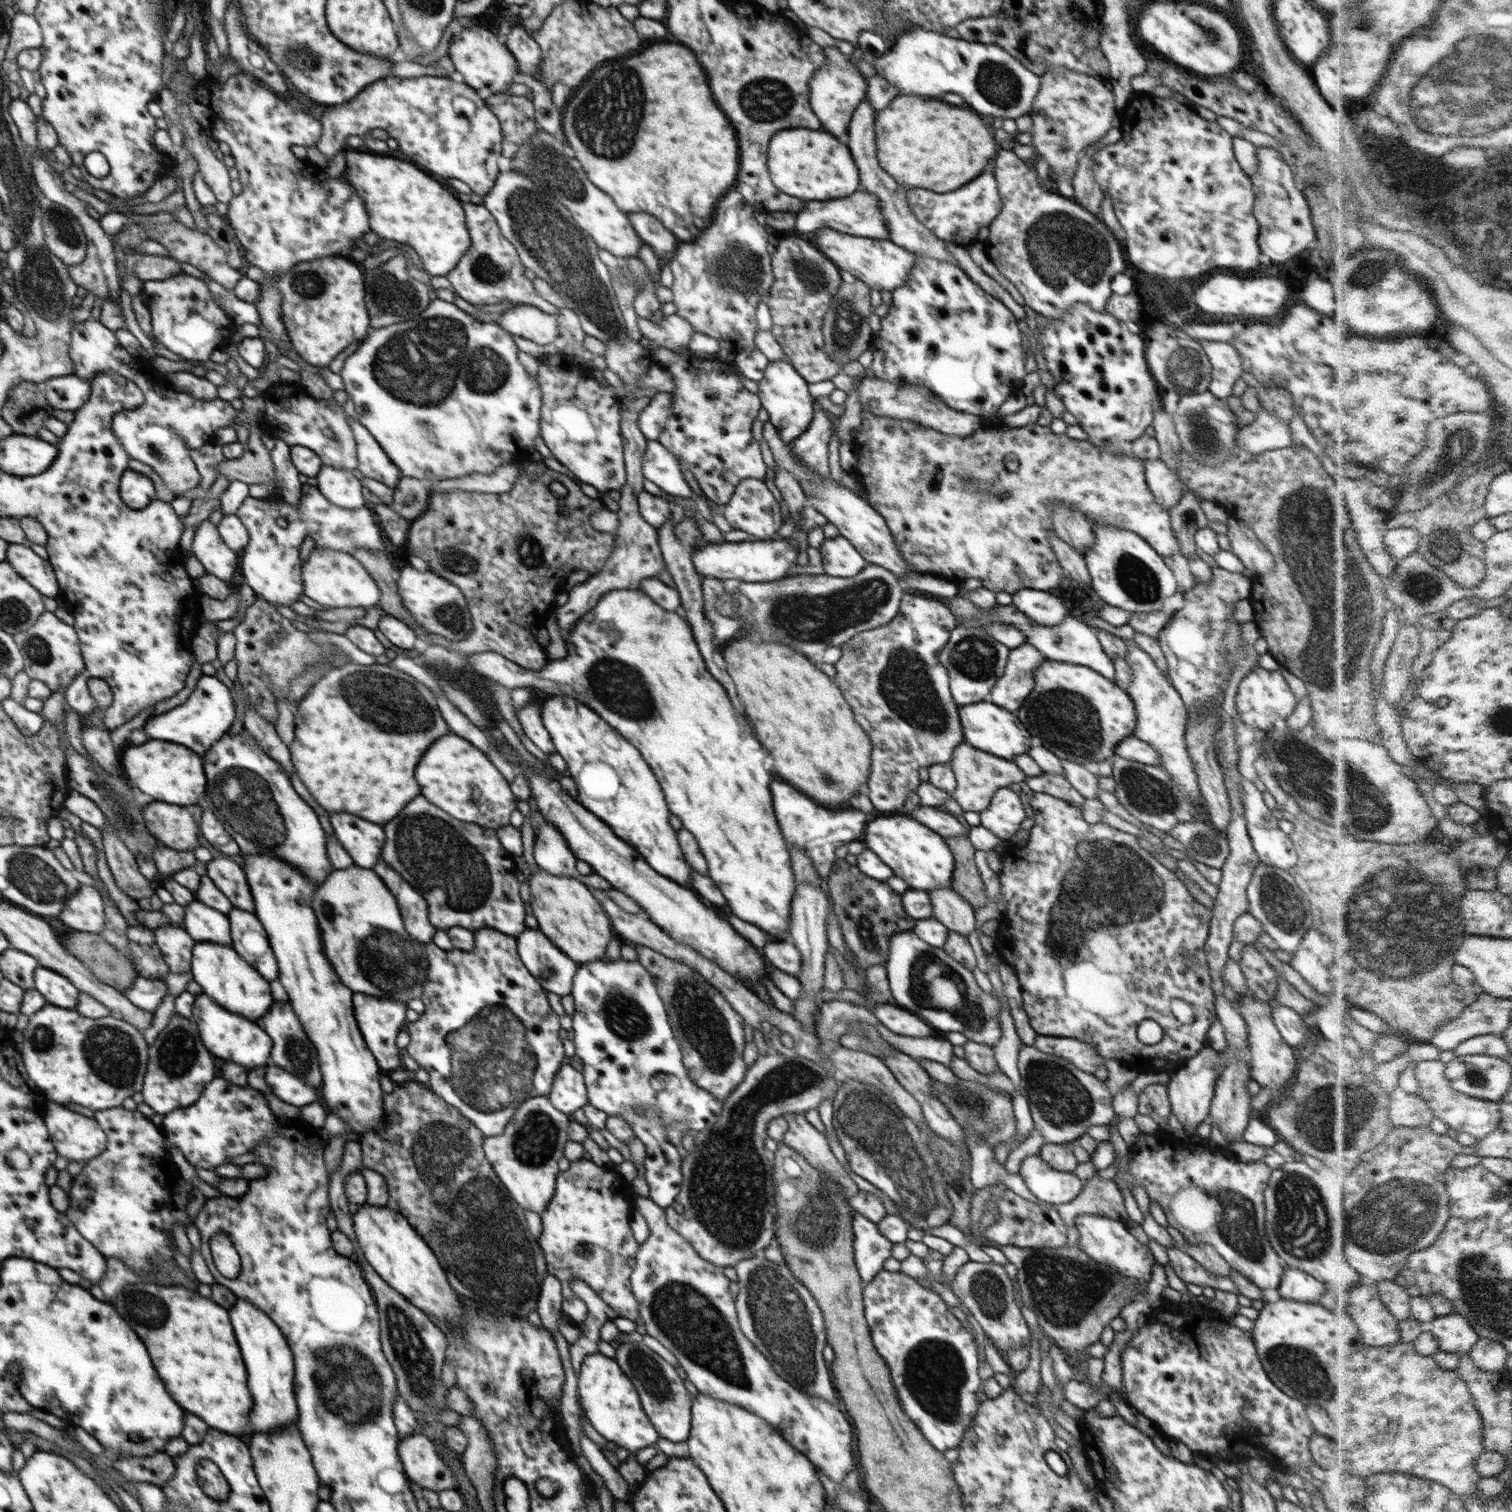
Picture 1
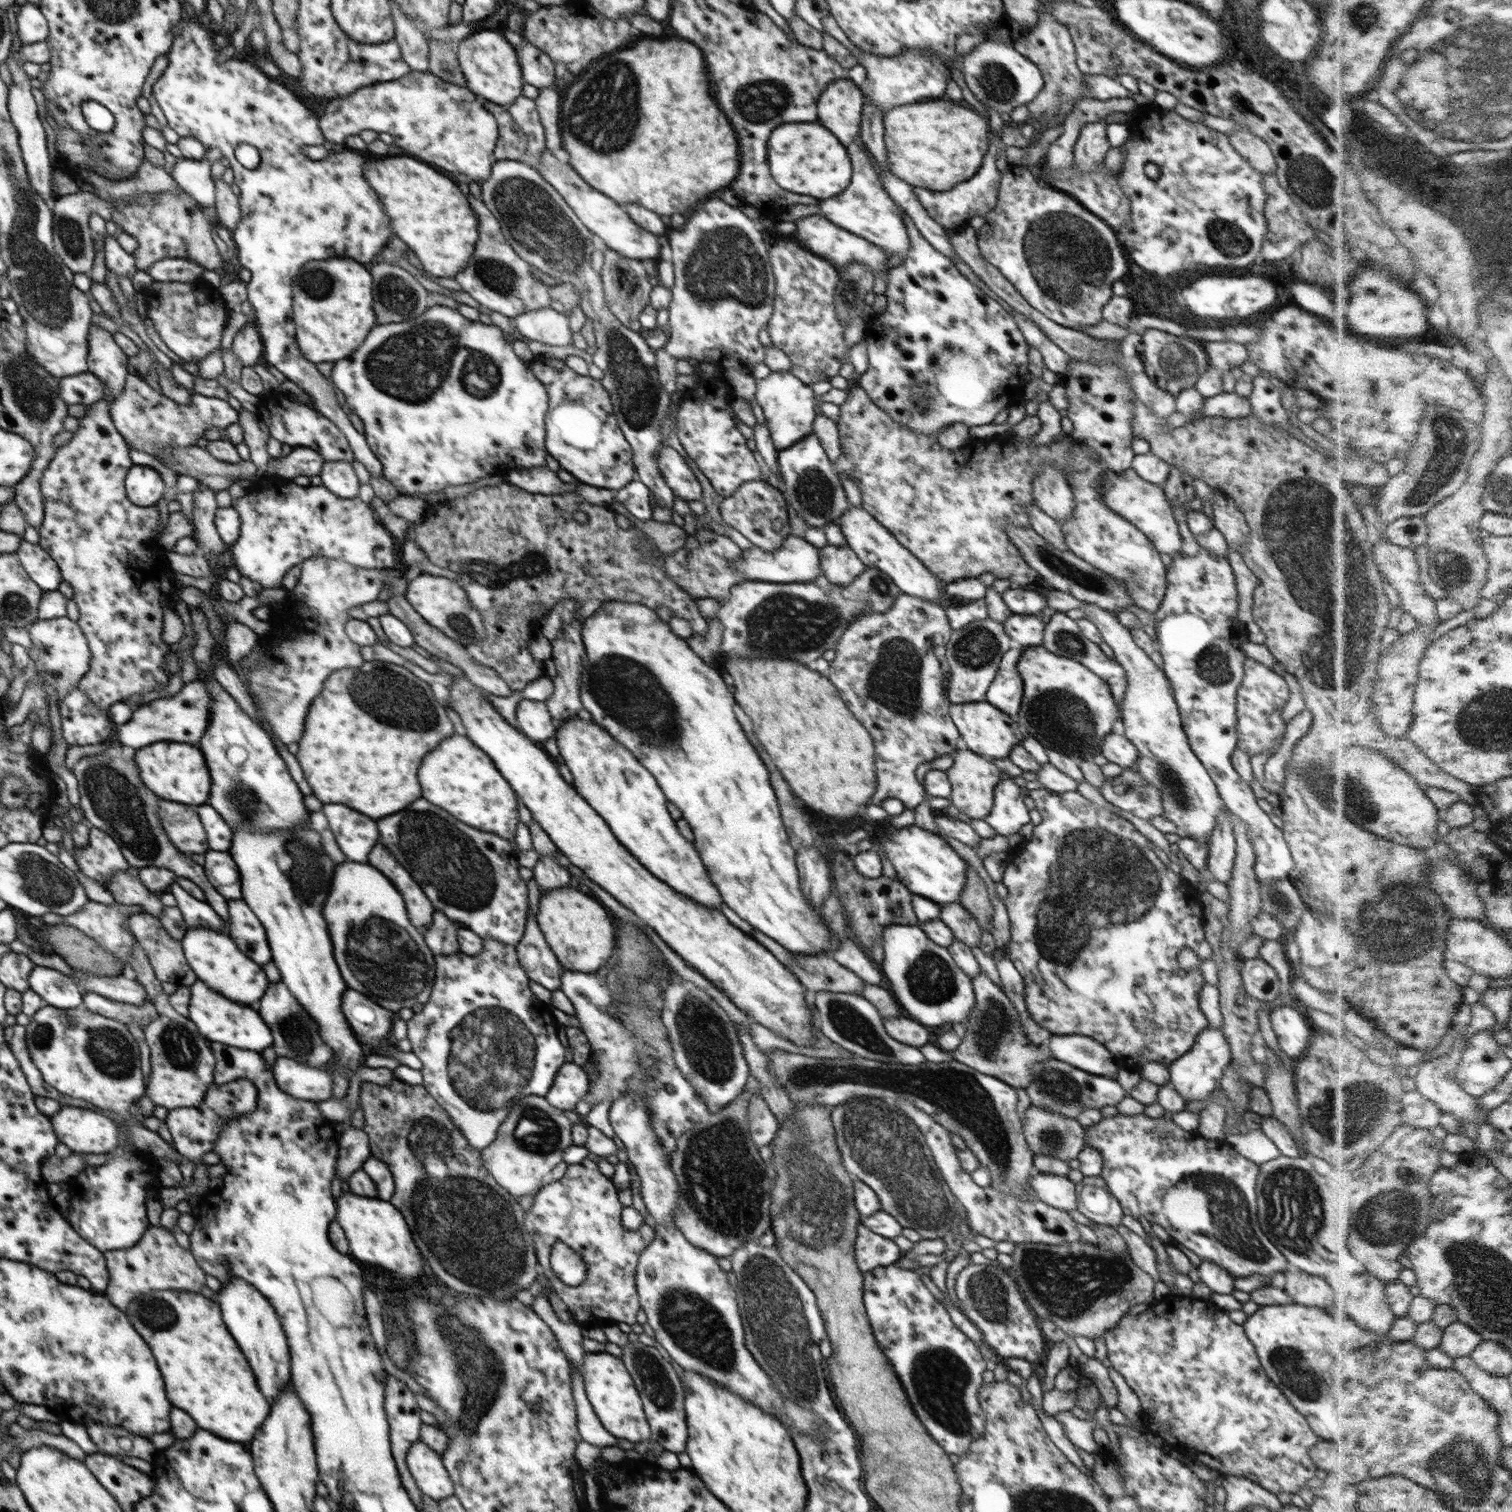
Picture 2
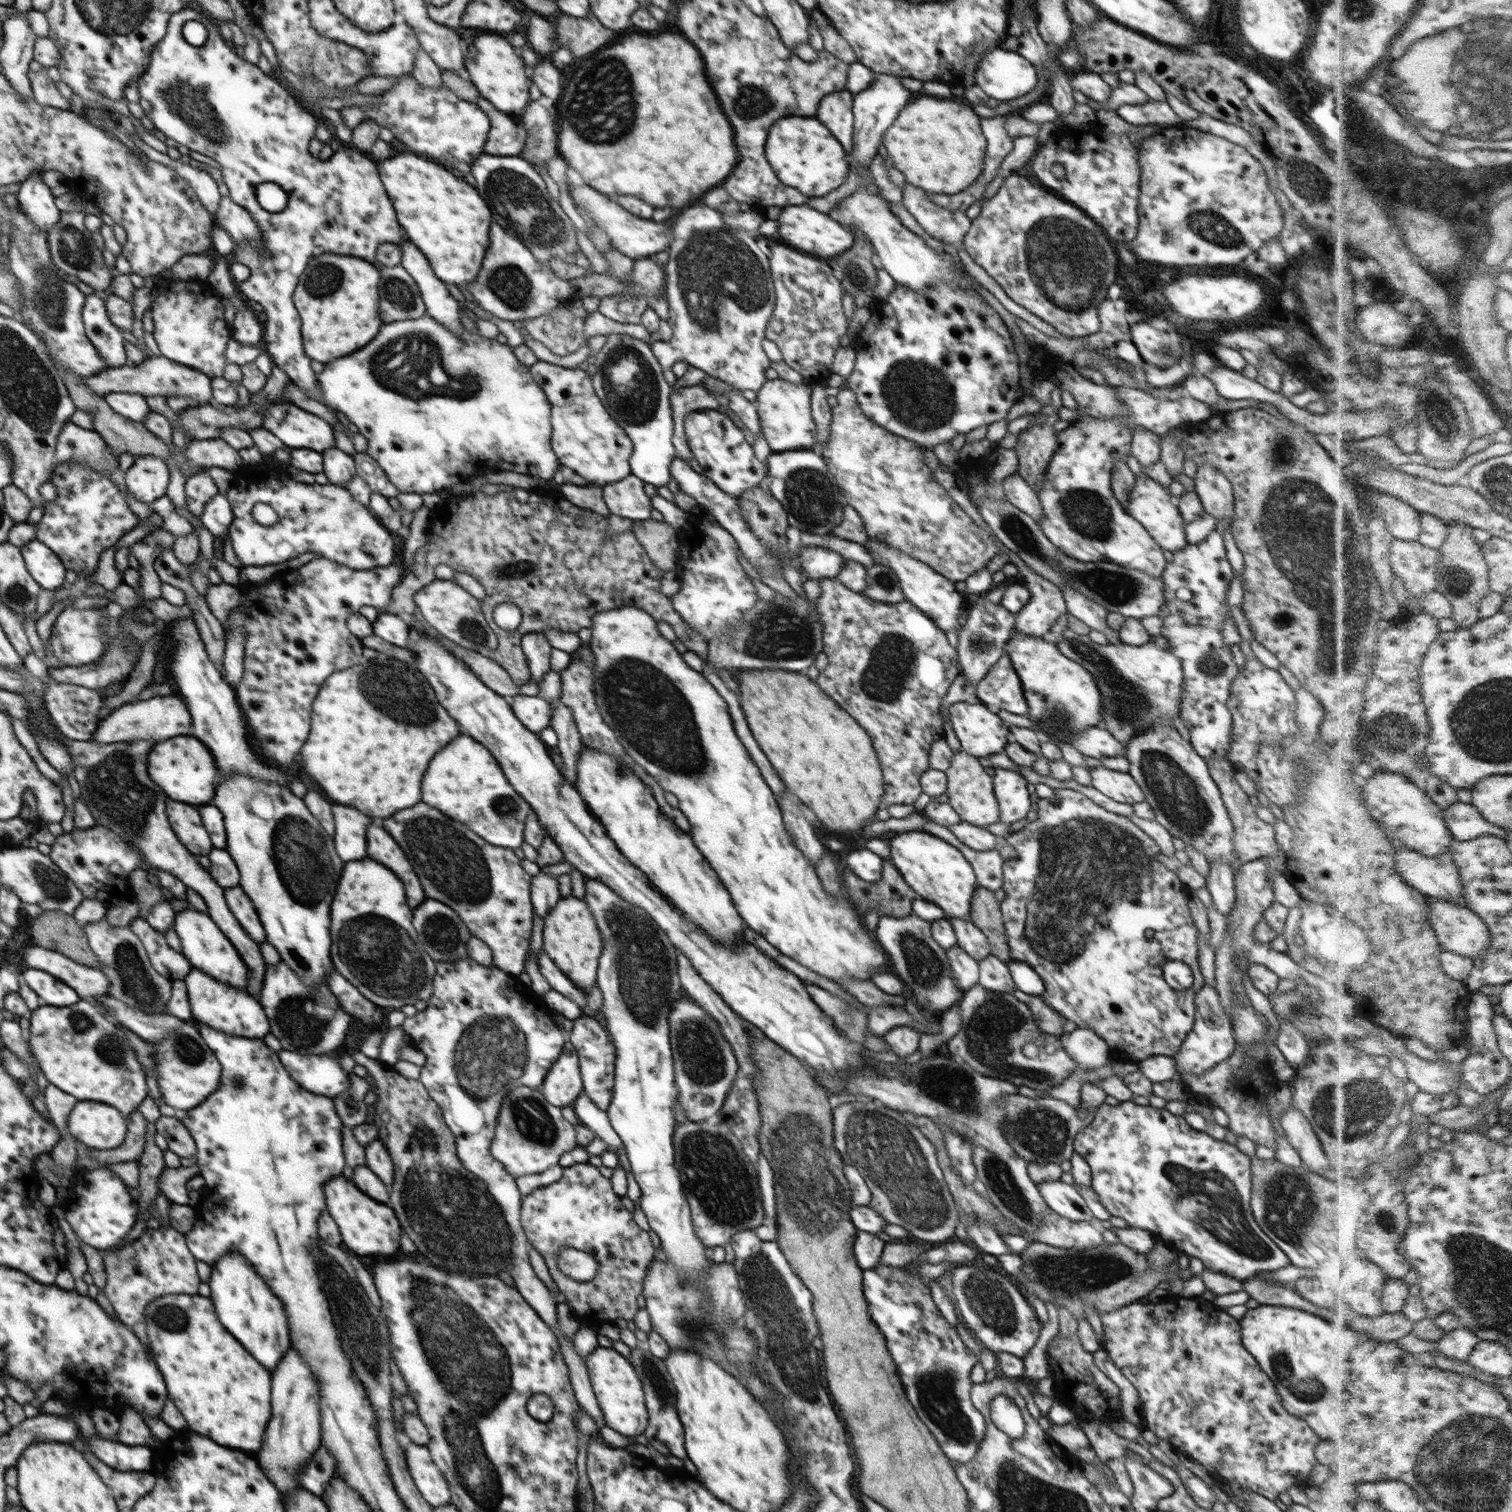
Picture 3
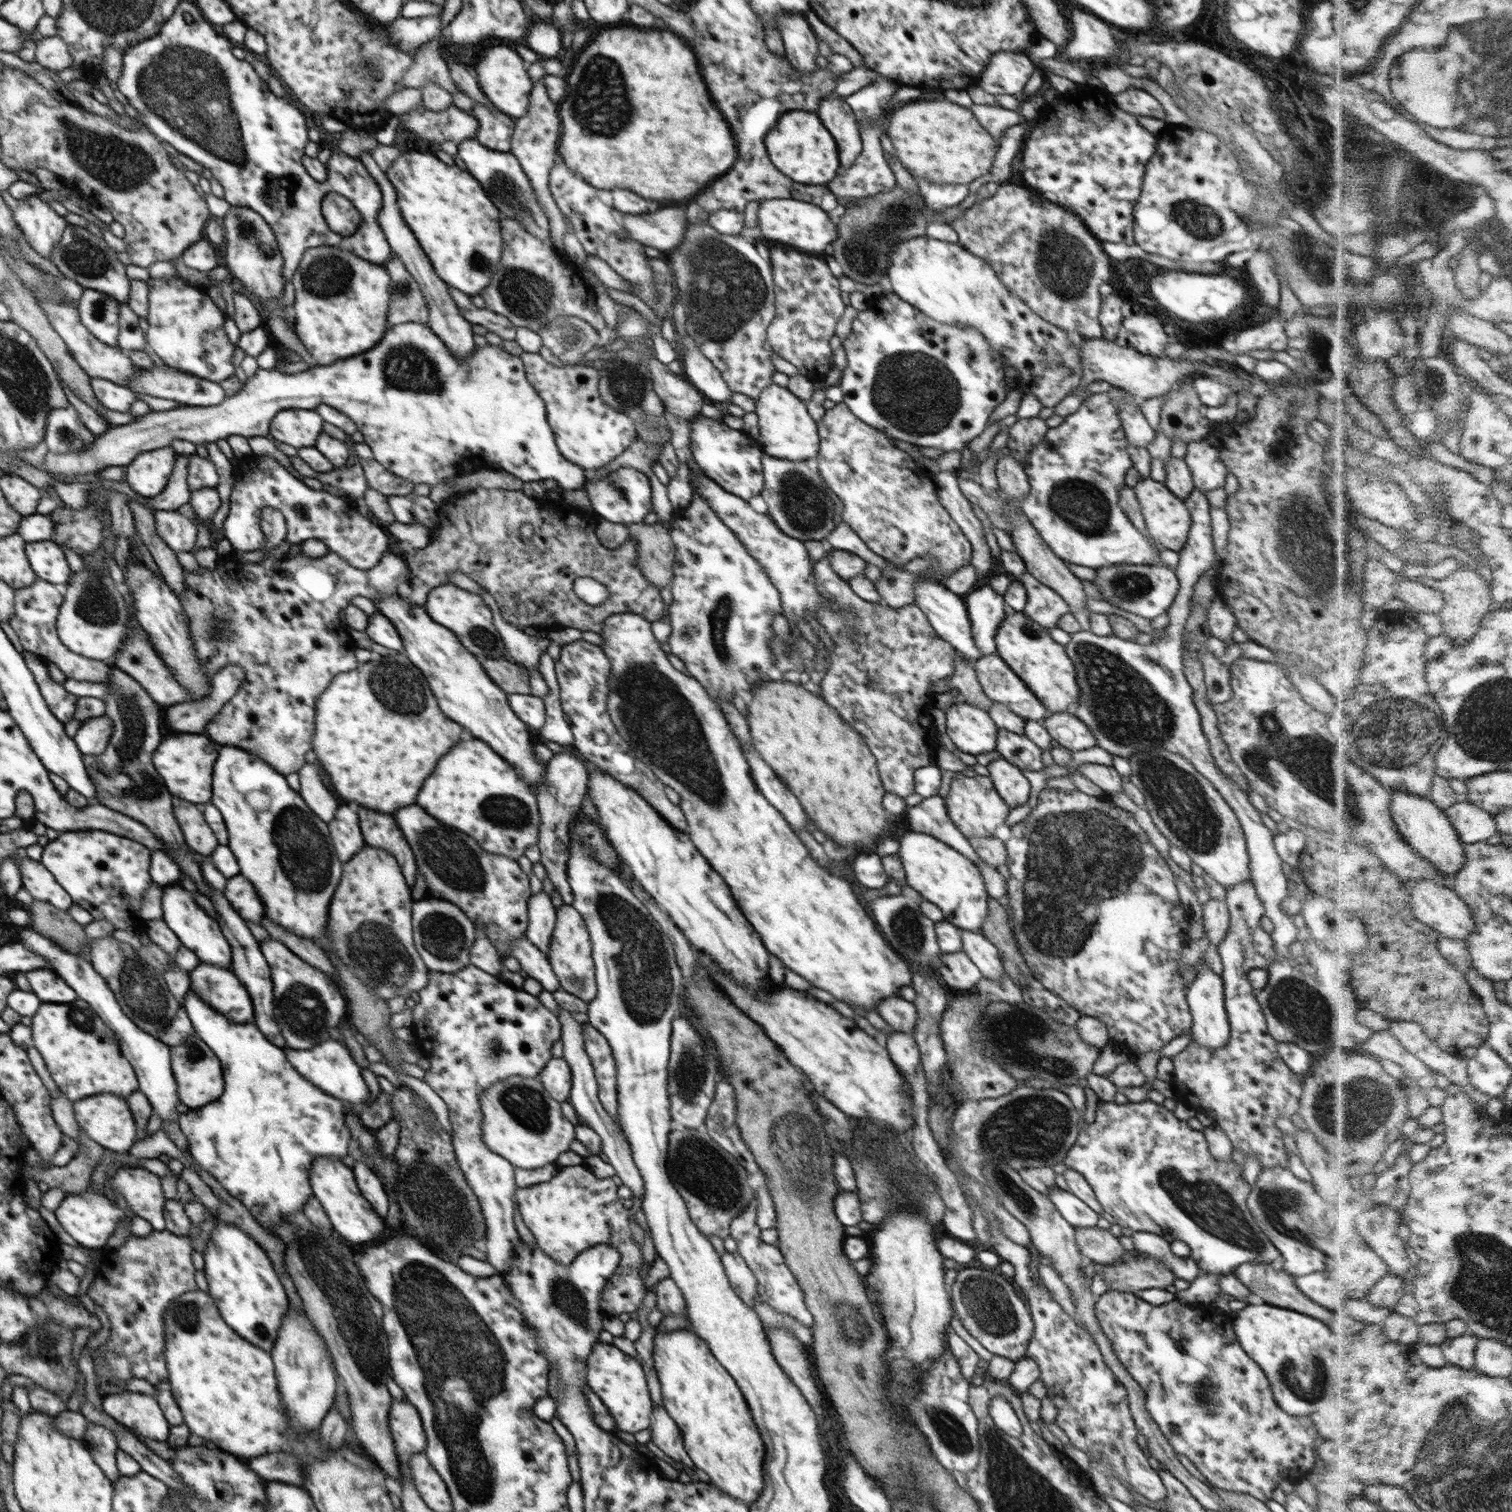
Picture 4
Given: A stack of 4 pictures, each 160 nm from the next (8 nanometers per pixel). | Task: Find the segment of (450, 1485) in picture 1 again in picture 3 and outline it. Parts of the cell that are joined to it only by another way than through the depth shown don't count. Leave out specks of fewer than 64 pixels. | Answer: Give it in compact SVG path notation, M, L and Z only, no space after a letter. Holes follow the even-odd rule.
M407 1442L404 1452L409 1473L426 1502L433 1507L450 1503L450 1487L442 1471L435 1465L429 1448Z

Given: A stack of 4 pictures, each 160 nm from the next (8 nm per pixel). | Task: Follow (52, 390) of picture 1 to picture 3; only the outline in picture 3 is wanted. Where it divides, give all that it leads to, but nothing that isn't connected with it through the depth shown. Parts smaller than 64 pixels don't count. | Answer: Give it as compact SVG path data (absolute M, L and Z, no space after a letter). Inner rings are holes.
M153 356L136 367L130 367L127 364L119 368L101 370L94 376L83 377L83 383L102 397L109 392L121 392L138 393L146 398L148 396L164 396L164 398L168 399L175 396L188 396L197 400L200 404L214 403L211 378L209 376L199 370L172 362L164 356Z

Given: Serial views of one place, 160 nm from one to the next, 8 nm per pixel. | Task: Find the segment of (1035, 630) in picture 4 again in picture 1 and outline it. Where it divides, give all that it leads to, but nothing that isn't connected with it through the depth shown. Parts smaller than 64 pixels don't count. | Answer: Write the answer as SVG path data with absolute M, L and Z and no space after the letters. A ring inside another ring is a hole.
M1045 659L1035 670L1034 688L1018 718L1059 759L1085 764L1112 756L1118 744L1133 735L1137 714L1130 696L1109 678L1087 666Z

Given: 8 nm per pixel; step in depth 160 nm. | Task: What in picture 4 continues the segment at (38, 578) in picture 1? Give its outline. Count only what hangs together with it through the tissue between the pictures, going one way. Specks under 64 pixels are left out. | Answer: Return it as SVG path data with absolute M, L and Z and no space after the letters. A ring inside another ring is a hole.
M53 540L27 542L24 548L37 578L54 585L68 584L72 570L61 547Z

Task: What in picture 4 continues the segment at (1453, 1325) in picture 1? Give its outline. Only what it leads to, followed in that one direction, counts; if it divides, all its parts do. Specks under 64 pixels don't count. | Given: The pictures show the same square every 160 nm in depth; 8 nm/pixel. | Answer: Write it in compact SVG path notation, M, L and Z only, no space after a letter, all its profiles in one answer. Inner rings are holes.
M1472 1332L1456 1338L1448 1337L1442 1344L1442 1350L1448 1363L1465 1369L1474 1369L1477 1366L1477 1348L1481 1337Z

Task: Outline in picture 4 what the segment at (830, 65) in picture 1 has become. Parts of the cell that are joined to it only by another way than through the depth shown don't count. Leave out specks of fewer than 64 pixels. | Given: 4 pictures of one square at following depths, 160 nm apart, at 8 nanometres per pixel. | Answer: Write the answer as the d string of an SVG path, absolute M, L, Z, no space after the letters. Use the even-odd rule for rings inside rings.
M833 94L823 98L817 114L834 137L841 170L852 166L862 152L863 143L856 116L850 106L842 97Z

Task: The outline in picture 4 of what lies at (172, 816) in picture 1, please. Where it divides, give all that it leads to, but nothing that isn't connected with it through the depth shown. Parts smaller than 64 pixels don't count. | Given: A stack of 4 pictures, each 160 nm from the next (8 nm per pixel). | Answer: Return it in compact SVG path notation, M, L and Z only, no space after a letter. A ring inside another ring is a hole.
M174 798L174 816L184 832L188 847L198 854L211 855L218 846L218 840L214 832L208 828L208 824L204 822L202 812L194 804Z

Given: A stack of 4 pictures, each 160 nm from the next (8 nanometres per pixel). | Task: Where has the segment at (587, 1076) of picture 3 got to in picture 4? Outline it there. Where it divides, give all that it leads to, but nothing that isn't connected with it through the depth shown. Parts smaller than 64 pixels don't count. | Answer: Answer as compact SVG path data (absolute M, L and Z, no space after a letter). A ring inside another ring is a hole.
M584 1023L583 1032L584 1032L584 1047L585 1052L593 1067L593 1072L595 1074L596 1082L598 1085L598 1098L606 1114L613 1119L617 1124L618 1122L618 1094L617 1094L617 1076L618 1072L616 1071L616 1060L612 1053L612 1048L608 1045L608 1042L599 1030L596 1030L590 1023Z

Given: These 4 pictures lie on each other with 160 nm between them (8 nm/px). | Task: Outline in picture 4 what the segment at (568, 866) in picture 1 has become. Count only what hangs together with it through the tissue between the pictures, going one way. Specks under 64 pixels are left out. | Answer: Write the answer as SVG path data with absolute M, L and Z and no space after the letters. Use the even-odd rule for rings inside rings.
M543 890L532 894L528 903L529 921L525 938L547 956L557 917L556 908L552 905L551 895Z

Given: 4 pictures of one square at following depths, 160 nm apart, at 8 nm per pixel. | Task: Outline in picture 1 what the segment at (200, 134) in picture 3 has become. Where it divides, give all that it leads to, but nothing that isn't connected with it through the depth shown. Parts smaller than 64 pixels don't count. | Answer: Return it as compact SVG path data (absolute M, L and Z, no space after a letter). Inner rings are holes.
M184 59L176 61L178 74L184 78L186 91L182 94L182 103L188 104L192 118L200 130L208 136L211 143L224 142L230 147L230 156L234 157L239 172L239 181L243 184L240 194L234 195L229 202L227 221L239 238L245 259L251 266L262 269L267 274L267 282L258 282L261 295L255 302L262 318L260 338L271 340L280 350L285 348L295 352L281 315L281 294L277 289L277 280L282 273L299 262L313 261L322 257L348 257L356 248L354 240L360 240L368 228L368 212L364 202L354 194L354 188L348 184L346 174L338 178L326 175L324 168L317 169L308 160L299 160L291 151L292 146L317 146L321 138L321 124L303 110L295 98L280 96L258 80L240 73L231 76L220 86L216 79L209 77L194 79L184 64ZM348 415L347 419L357 444L357 468L365 477L374 478L390 488L397 488L398 480L402 476L401 470L389 459L385 450L366 427Z

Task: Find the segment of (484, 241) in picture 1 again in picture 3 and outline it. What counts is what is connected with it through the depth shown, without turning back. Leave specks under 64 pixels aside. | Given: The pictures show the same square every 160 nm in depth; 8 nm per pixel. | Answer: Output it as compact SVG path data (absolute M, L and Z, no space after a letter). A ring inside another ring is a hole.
M496 222L490 228L490 248L482 261L482 270L475 281L469 282L467 289L484 310L506 321L524 322L541 317L576 298L569 280L556 276L548 263L539 262L521 239Z

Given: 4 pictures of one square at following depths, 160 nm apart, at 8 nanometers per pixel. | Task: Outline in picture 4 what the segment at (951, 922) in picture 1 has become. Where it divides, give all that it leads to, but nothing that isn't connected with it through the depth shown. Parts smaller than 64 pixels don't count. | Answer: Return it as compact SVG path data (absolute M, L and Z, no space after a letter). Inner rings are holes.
M961 929L962 951L978 967L982 976L998 981L1004 974L998 949L981 933Z

